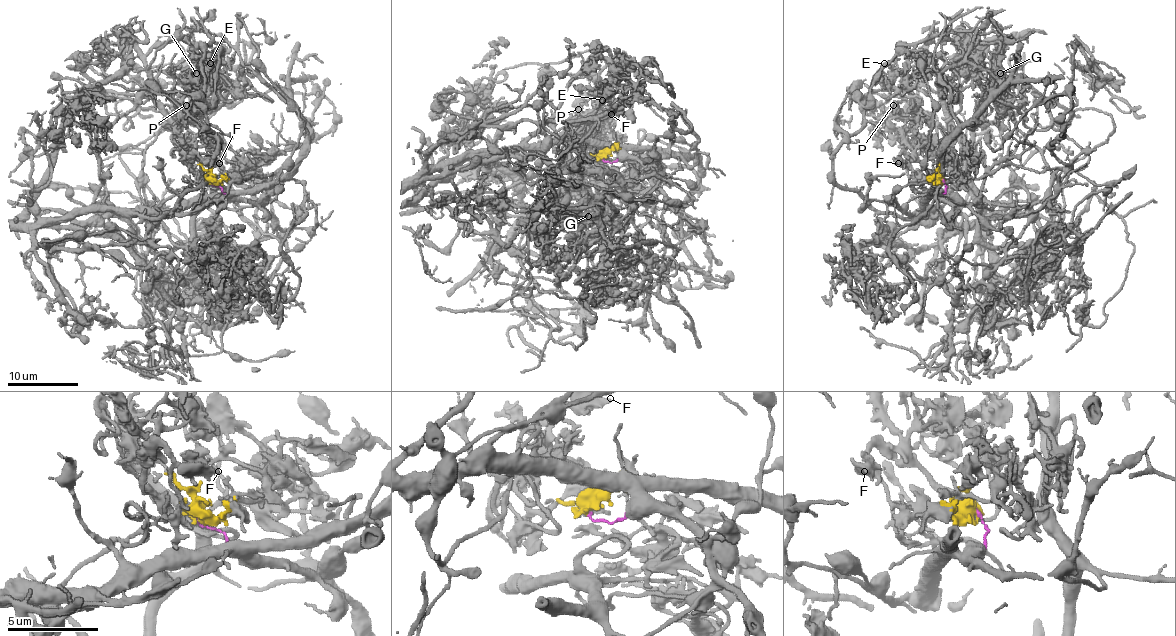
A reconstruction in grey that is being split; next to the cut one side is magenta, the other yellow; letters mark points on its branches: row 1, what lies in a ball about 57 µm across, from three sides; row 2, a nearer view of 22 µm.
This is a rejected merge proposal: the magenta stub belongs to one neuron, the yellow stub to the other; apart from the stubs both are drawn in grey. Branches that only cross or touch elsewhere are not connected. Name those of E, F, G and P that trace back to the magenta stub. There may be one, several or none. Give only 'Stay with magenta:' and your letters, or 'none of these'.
Stay with magenta: none of these

